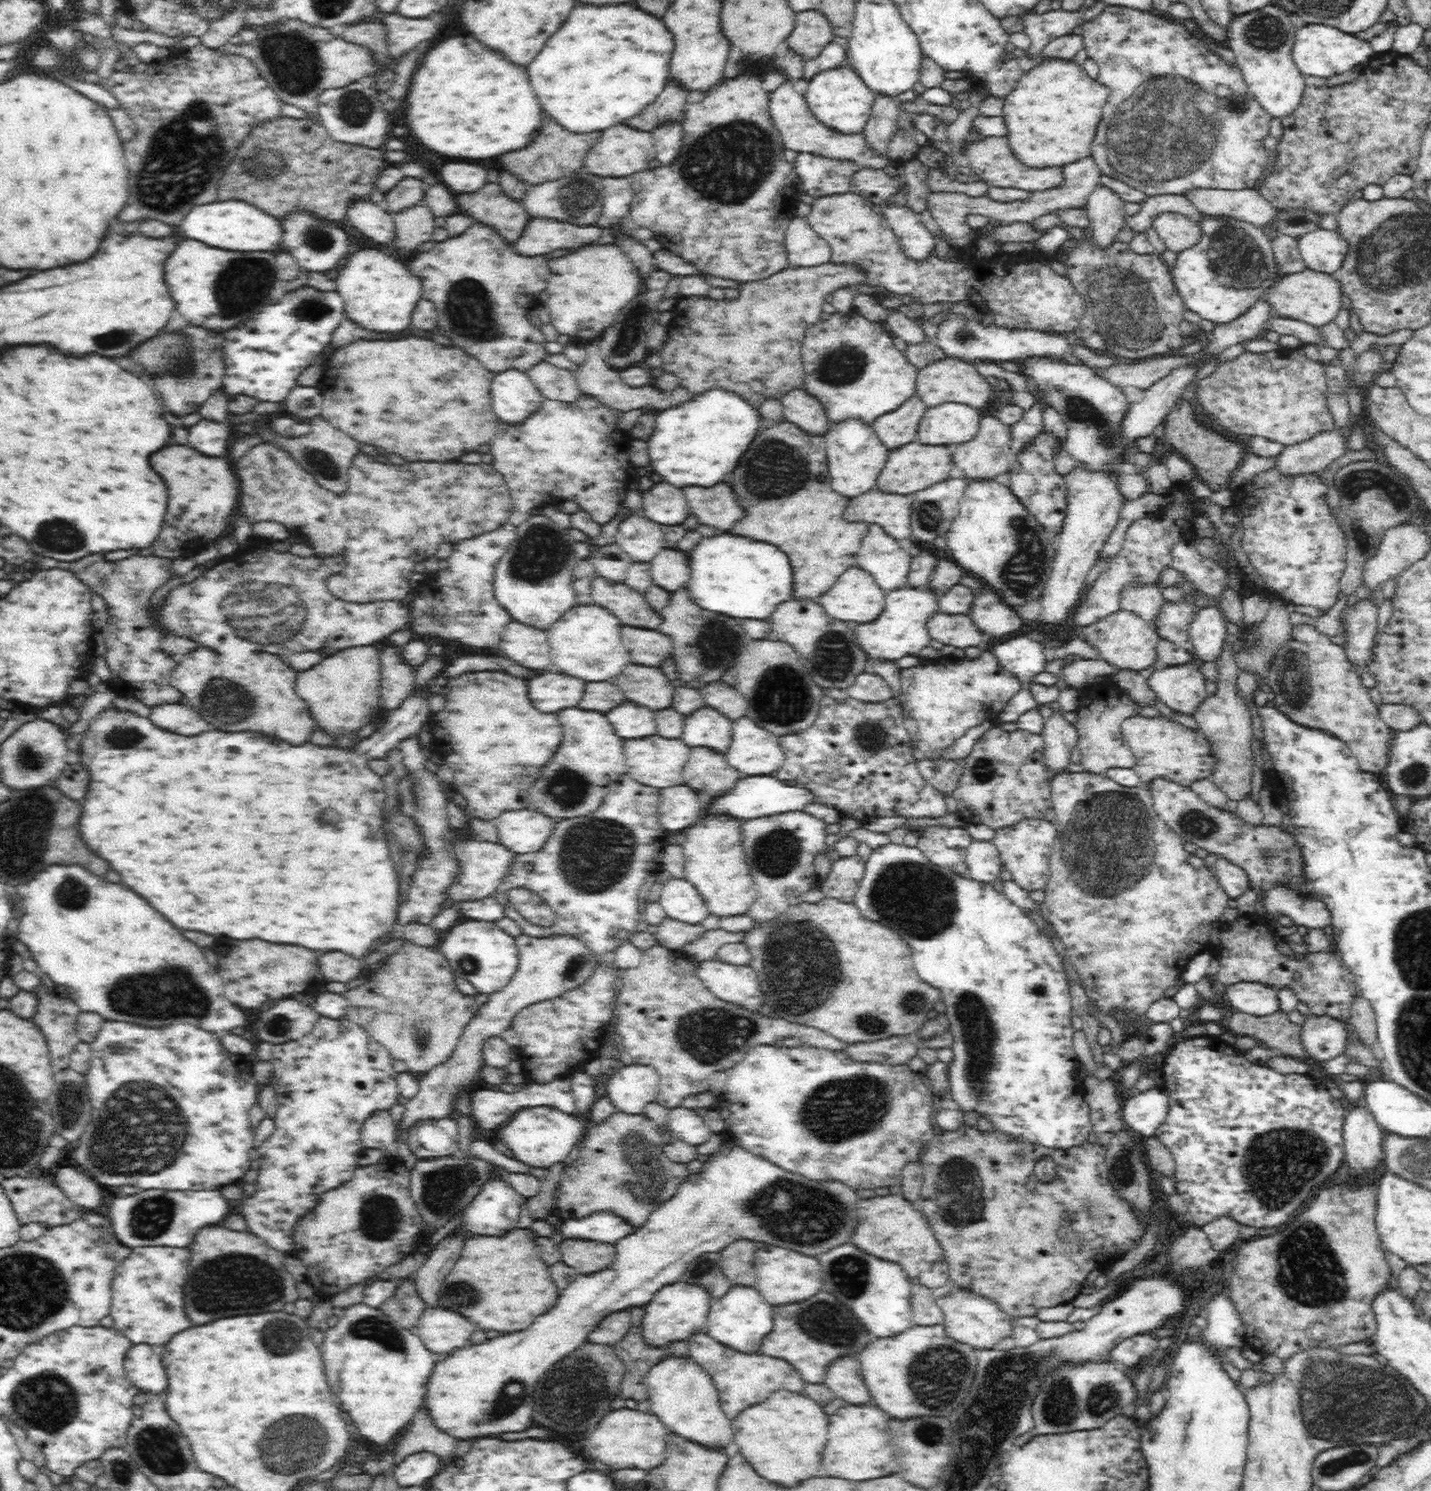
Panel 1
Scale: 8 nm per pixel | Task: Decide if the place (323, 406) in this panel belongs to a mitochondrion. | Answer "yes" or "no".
no

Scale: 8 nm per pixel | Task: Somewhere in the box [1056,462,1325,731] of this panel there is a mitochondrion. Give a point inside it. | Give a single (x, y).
(1292, 676)

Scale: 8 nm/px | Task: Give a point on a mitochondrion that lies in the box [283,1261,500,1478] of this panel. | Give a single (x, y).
(372, 1327)

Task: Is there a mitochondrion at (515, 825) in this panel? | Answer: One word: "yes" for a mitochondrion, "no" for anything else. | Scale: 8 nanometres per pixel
no

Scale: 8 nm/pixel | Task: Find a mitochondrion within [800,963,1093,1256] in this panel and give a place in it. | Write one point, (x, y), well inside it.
(977, 1029)

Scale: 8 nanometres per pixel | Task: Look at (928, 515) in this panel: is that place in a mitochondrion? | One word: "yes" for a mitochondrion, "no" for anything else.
yes

